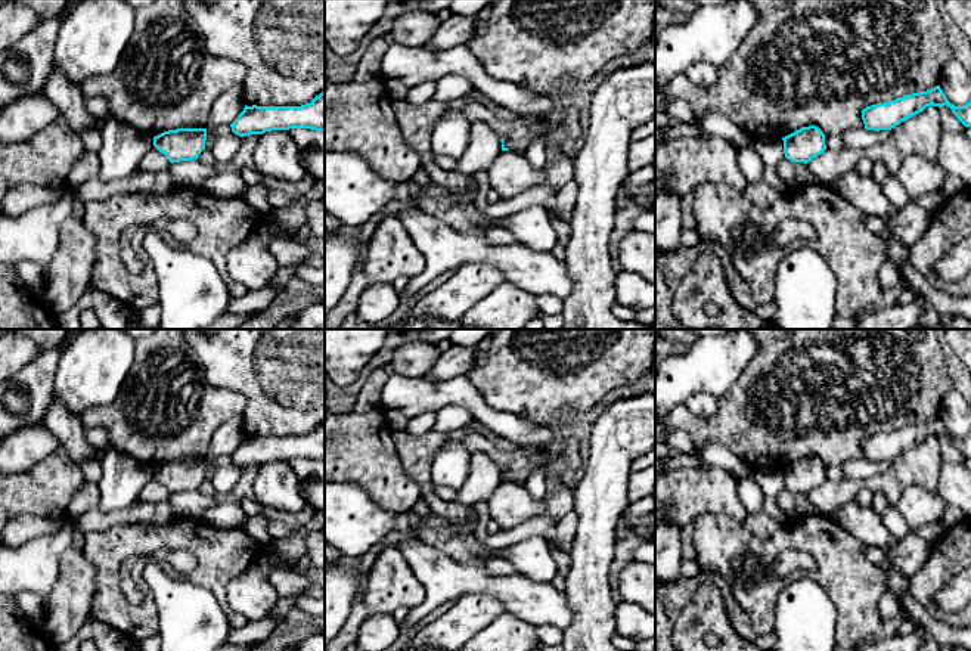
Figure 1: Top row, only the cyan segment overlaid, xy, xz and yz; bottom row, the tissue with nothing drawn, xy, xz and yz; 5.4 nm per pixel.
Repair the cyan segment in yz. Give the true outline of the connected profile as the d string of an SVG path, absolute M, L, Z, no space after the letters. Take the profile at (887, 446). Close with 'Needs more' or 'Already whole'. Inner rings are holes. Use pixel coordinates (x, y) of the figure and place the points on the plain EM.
M940 416L927 422L906 425L885 434L866 437L862 441L862 450L866 461L891 461L931 435L939 438L944 435L949 437L965 458L971 458L971 431L964 437L955 437L947 431Z. Already whole

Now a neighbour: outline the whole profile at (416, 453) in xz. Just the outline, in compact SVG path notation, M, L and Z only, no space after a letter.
M431 430L422 435L393 431L393 441L404 472L421 487L421 497L426 502L431 514L444 517L450 524L466 524L472 531L478 518L472 508L462 508L453 502L443 500L432 490L431 465L438 450L447 443L447 434Z

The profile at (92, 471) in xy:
M99 458L83 461L77 465L80 466L87 483L97 484L100 481L102 468L100 468L100 459Z

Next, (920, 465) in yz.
M931 435L896 456L887 472L868 478L865 486L882 492L890 503L896 503L910 486L939 493L940 466L940 438Z

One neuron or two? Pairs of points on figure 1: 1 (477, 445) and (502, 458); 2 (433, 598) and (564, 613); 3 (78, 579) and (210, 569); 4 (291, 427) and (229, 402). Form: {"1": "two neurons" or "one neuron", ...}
{"1": "one neuron", "2": "one neuron", "3": "two neurons", "4": "two neurons"}

